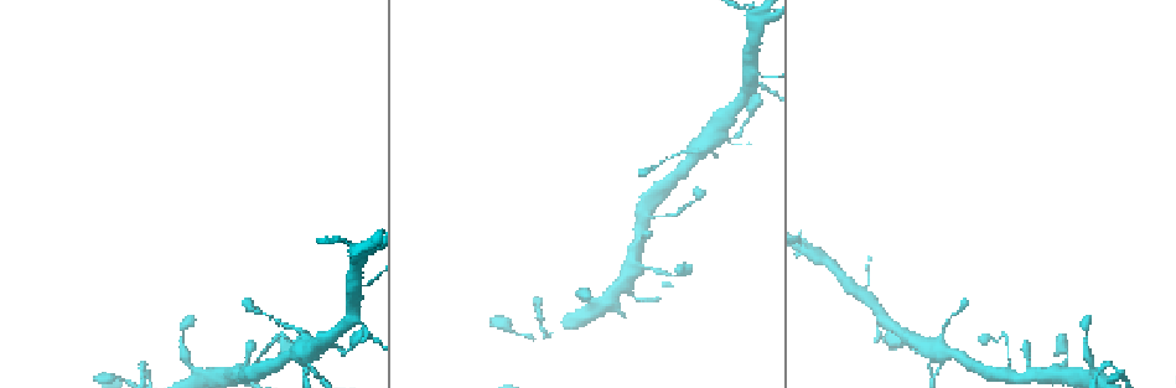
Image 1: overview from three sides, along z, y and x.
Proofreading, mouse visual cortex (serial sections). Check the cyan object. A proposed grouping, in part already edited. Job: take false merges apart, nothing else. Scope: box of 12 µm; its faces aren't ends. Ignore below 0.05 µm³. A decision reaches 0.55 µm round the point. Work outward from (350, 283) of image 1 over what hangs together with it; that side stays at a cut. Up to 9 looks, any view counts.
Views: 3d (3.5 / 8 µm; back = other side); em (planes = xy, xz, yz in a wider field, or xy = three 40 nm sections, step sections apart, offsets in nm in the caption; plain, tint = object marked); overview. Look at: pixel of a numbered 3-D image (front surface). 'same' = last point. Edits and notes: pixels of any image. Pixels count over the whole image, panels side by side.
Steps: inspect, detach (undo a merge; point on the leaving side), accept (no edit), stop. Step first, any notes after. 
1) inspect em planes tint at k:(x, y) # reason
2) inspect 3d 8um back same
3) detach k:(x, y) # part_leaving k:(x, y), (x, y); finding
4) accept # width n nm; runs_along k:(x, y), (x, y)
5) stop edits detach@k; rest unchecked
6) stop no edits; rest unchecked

inspect 3d 3.5um at 1:(748, 92) # three arms meet

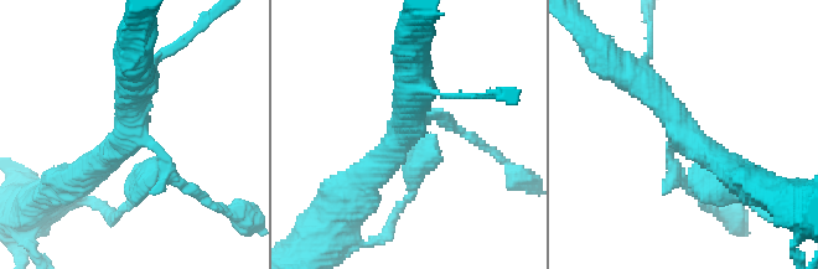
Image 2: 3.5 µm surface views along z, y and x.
inspect em xy step 1 tint at 2:(130, 129) # arms 3; arm_widths 150, 350, 450 nm

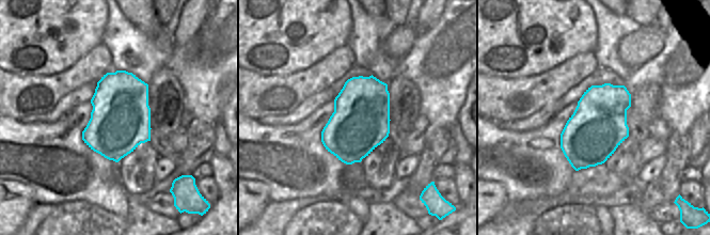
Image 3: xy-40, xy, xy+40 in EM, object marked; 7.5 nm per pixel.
accept # width 440 nm; runs_along 2:(622, 72), (734, 171); all the same cell

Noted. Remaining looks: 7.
inspect 3d 8um at 1:(818, 254) # four-way junction

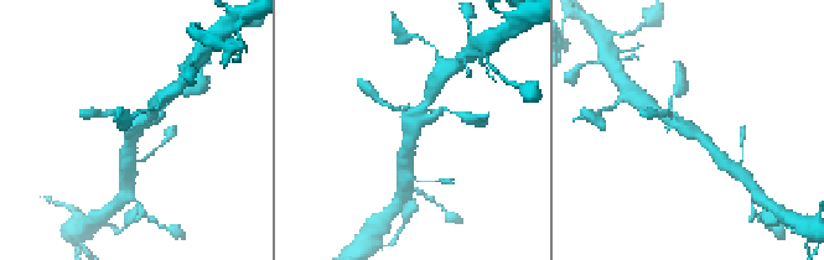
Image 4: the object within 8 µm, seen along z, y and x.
inspect em xy step 3 tint at 4:(134, 128) # arms 4; arm_widths 100, 200, 250, 300 nm; now the EM

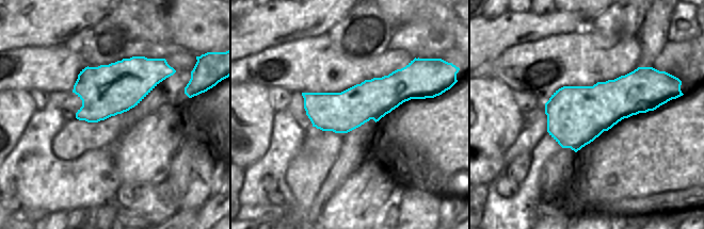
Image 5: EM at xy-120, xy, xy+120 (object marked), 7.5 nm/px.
accept # runs_along 5:(305, 95), (313, 101), (418, 96); one cell here

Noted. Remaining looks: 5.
inspect 3d 3.5um at 1:(332, 345)

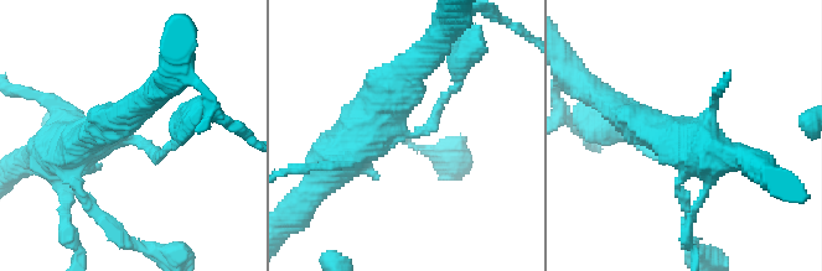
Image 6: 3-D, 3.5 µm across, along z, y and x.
inspect em xy step 5 tint at 6:(131, 136) # arm_widths 150, 450 nm

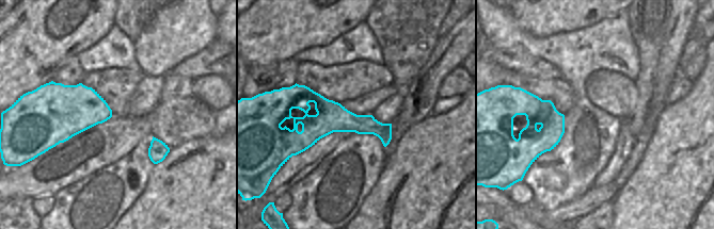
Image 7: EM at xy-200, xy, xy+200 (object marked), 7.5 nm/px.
accept # runs_along 7:(286, 110), (312, 103), (389, 136); continuous, no second cell

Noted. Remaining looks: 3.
inspect 3d 3.5um at 1:(1008, 368) # sharp bend

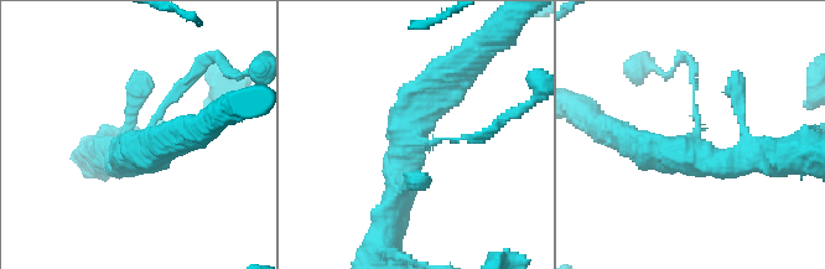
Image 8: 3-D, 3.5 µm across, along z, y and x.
inspect em xy step 3 tint at 8:(700, 138) # now the EM

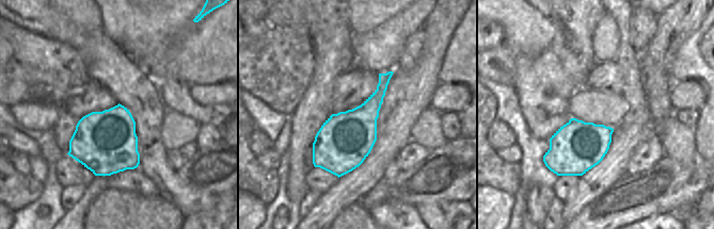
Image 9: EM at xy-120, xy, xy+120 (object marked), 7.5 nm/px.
accept # runs_along 8:(641, 146), (694, 154), (694, 71); all the same cell

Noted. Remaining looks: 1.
stop no edits; rest unchecked

